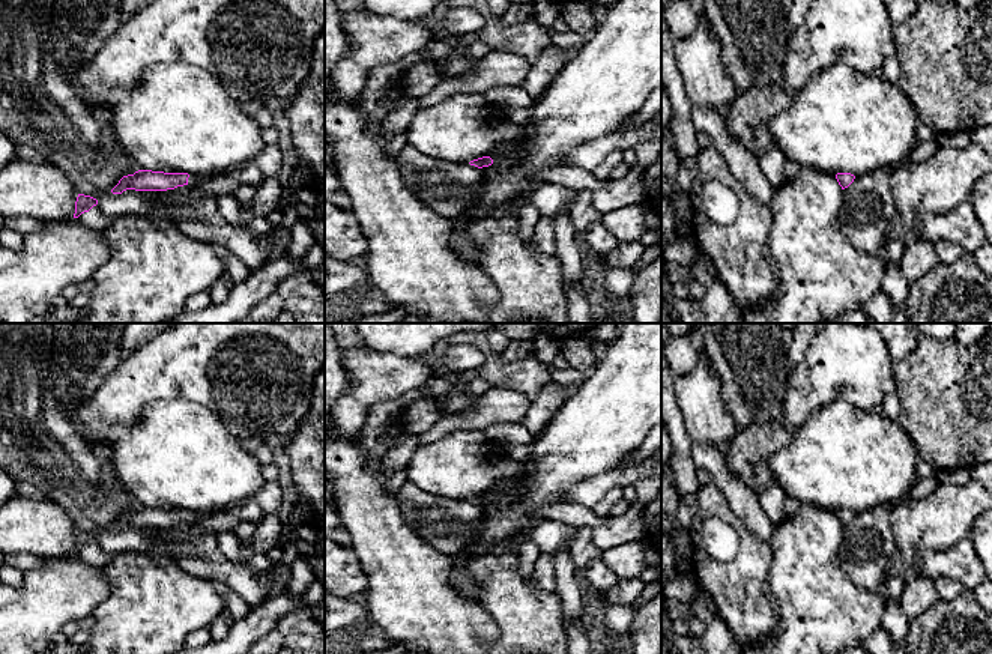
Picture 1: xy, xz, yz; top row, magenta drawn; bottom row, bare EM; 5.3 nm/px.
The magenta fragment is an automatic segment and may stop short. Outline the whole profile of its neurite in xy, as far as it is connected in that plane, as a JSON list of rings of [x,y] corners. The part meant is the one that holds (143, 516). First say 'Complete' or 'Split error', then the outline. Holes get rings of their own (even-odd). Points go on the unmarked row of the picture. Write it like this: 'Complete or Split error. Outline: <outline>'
Split error. Outline: [[[138,507],[135,508],[134,511],[128,511],[128,513],[123,513],[119,520],[111,526],[113,531],[122,531],[123,528],[126,526],[135,526],[135,528],[167,528],[167,526],[174,526],[177,523],[183,523],[183,522],[192,522],[198,517],[206,517],[209,514],[215,514],[215,513],[219,513],[219,511],[224,511],[227,508],[222,508],[222,510],[218,510],[218,511],[188,511],[188,510],[164,510],[164,508],[152,508],[152,507]]]

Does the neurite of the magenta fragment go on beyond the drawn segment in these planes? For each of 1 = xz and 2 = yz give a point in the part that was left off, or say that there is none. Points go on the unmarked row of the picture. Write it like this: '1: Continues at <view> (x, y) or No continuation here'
1: No continuation here
2: No continuation here

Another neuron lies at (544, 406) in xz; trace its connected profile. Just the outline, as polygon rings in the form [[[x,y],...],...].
[[[553,380],[549,382],[547,385],[543,386],[540,394],[534,400],[531,400],[528,413],[522,424],[534,436],[540,434],[543,428],[558,413],[565,400],[567,394],[564,391],[564,385]]]

